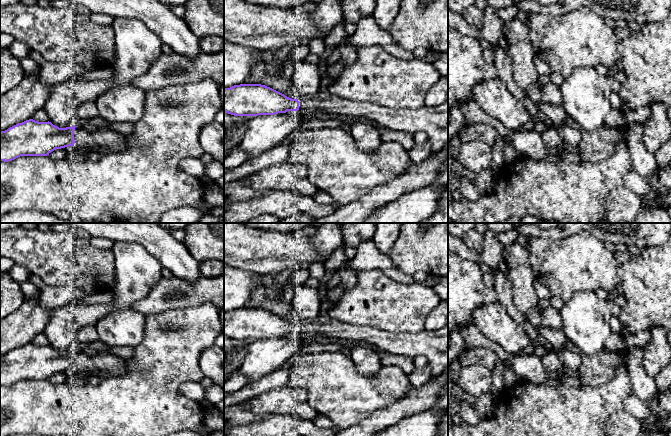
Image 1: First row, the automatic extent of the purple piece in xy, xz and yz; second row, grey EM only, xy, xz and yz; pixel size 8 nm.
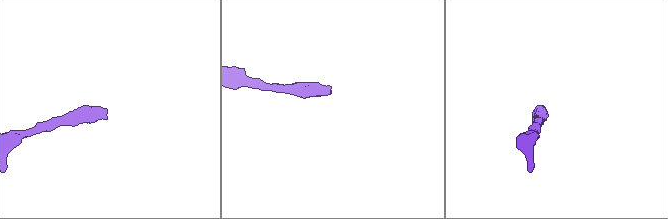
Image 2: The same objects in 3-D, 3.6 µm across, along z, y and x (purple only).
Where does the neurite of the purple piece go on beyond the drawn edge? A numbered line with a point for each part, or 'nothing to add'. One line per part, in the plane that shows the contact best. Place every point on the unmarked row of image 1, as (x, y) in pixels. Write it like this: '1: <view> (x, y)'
1: xy (106, 364)

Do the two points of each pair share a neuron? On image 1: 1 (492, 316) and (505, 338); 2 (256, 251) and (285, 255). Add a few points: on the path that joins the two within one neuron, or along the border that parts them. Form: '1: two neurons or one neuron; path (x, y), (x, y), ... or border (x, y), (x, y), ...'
1: one neuron; path (494, 321), (505, 333)
2: one neuron; path (263, 251), (278, 251)

